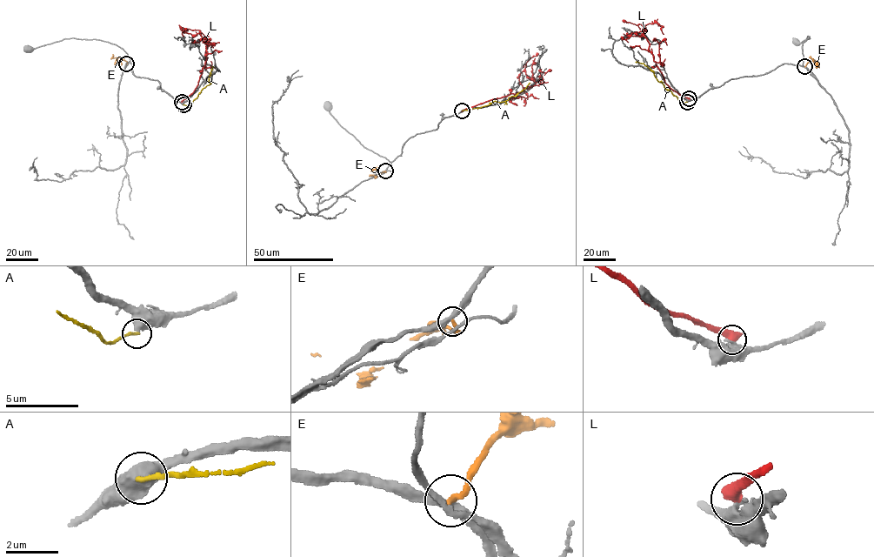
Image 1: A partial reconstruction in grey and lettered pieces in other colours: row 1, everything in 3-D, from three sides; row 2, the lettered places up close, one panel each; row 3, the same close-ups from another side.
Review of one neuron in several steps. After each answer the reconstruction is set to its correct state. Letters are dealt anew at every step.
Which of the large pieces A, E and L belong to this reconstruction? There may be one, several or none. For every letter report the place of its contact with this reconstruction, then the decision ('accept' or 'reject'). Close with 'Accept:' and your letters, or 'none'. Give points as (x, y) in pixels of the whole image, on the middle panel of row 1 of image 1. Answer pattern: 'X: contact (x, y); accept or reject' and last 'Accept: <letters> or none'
A: contact (463, 110); reject
E: contact (385, 171); reject
L: contact (462, 110); reject
Accept: none

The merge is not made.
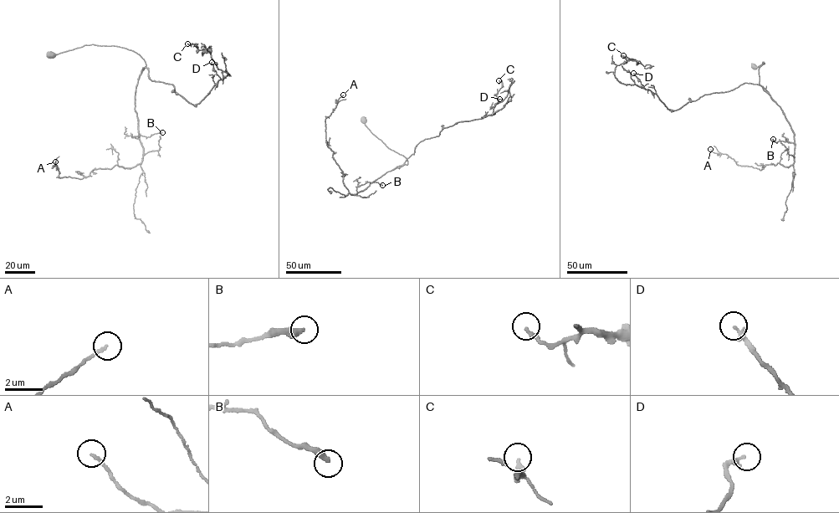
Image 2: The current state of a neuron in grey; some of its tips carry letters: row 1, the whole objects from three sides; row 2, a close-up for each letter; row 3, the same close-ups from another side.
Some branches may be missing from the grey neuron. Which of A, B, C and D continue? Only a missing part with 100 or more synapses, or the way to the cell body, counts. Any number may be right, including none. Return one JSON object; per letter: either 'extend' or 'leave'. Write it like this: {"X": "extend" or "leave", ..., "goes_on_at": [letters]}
{"A": "leave", "B": "leave", "C": "leave", "D": "leave", "goes_on_at": []}

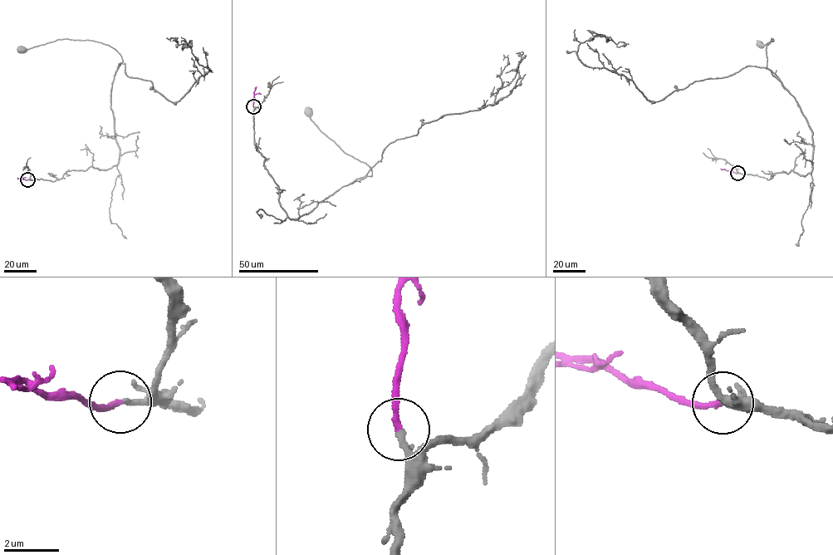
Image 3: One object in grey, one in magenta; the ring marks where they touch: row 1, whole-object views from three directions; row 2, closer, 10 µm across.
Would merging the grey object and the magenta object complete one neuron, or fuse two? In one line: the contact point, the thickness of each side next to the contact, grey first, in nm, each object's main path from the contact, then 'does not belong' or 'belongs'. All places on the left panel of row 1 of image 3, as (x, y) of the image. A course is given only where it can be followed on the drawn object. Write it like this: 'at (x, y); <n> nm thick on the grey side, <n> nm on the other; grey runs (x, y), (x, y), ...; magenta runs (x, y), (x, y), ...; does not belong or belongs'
at (27, 179); 200 nm thick on the grey side, 200 nm on the other; grey runs (27, 179), (53, 181), (117, 163), (110, 90), (122, 61), (115, 49), (90, 40), (22, 49); magenta runs (27, 179), (17, 178); belongs

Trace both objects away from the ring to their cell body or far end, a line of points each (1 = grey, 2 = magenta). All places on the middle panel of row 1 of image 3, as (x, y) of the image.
1: (253, 106), (255, 147), (291, 219), (372, 175), (368, 165), (319, 130), (308, 111)
2: (253, 106), (256, 86)

